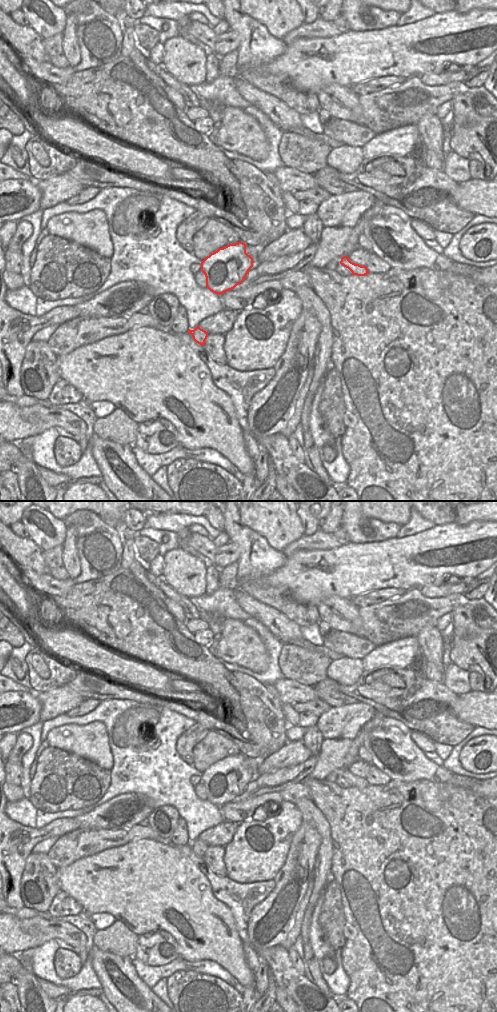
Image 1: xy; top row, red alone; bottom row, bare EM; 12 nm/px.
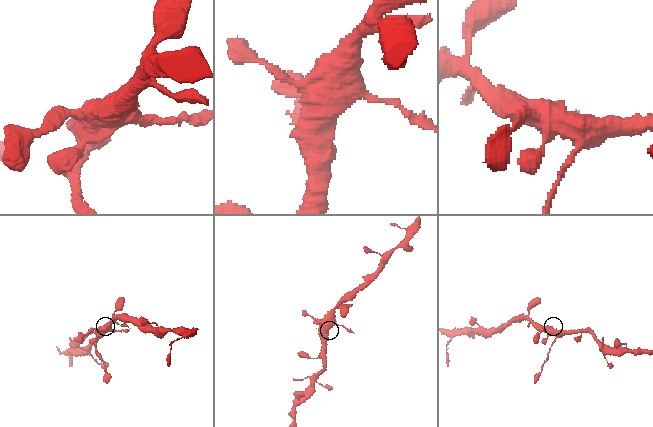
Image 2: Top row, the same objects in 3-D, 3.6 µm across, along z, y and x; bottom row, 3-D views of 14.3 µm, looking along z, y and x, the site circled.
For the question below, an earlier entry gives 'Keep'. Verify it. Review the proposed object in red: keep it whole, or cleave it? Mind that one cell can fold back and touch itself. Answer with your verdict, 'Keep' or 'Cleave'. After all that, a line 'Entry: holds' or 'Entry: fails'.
Cleave.
Entry: fails

